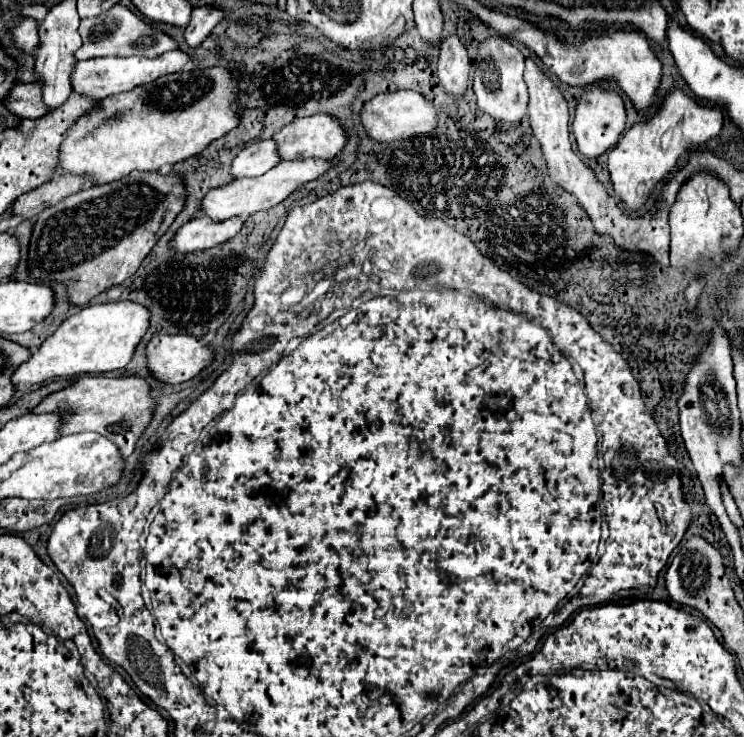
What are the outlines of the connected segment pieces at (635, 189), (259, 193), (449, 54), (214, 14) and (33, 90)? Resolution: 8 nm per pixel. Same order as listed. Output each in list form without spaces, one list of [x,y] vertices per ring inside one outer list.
[[[671,89],[657,113],[649,121],[635,123],[629,131],[623,133],[619,143],[609,153],[609,173],[611,183],[619,199],[627,205],[631,213],[641,209],[651,193],[651,189],[669,175],[677,159],[701,143],[707,143],[711,137],[717,137],[723,127],[723,111],[717,105],[697,103],[681,89]]]
[[[295,159],[295,161],[281,161],[275,169],[269,169],[265,175],[261,177],[241,177],[235,179],[233,183],[213,189],[203,197],[203,205],[199,211],[201,215],[211,215],[215,219],[227,219],[227,217],[243,217],[247,219],[249,215],[261,211],[261,209],[271,209],[275,205],[279,205],[283,199],[287,199],[299,185],[315,181],[317,177],[321,177],[325,171],[329,171],[335,165],[335,159]]]
[[[445,35],[439,49],[439,81],[441,87],[453,95],[463,95],[469,79],[467,47],[457,35]]]
[[[213,5],[195,7],[193,9],[193,17],[191,17],[189,25],[185,27],[185,41],[187,41],[187,45],[197,47],[213,31],[213,27],[223,17],[225,17],[225,11],[221,7],[213,7]]]
[[[17,83],[11,97],[5,99],[7,109],[11,109],[21,119],[39,119],[47,115],[47,105],[43,103],[43,83]]]

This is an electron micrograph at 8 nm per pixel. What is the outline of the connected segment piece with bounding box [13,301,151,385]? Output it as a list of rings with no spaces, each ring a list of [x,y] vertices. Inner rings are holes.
[[[115,301],[115,303],[101,303],[101,305],[87,305],[79,313],[71,315],[63,325],[51,335],[37,353],[31,355],[27,363],[23,363],[15,373],[13,381],[19,383],[45,383],[55,377],[77,377],[83,373],[107,373],[115,369],[123,369],[137,345],[141,343],[143,335],[149,329],[149,309],[135,301]]]

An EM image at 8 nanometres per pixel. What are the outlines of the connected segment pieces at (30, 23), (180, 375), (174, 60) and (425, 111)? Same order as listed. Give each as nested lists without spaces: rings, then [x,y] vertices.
[[[23,19],[15,29],[13,29],[13,37],[19,49],[23,51],[33,51],[39,45],[39,37],[37,37],[37,27],[39,23],[35,19]]]
[[[155,335],[147,347],[149,369],[165,383],[189,381],[213,359],[211,345],[191,335]]]
[[[181,49],[167,51],[161,57],[147,59],[147,57],[99,57],[99,59],[87,59],[87,61],[77,61],[75,73],[71,77],[73,89],[79,93],[85,93],[95,99],[105,99],[107,95],[115,95],[121,91],[131,91],[137,85],[151,83],[163,75],[175,73],[185,69],[189,63],[193,63],[193,57],[183,53]]]
[[[399,89],[399,91],[377,95],[371,101],[367,101],[363,107],[363,113],[361,113],[361,121],[363,121],[369,137],[373,137],[375,141],[381,141],[381,143],[397,141],[397,139],[407,139],[407,137],[415,137],[421,133],[429,133],[431,129],[435,129],[437,127],[437,109],[419,91]]]

